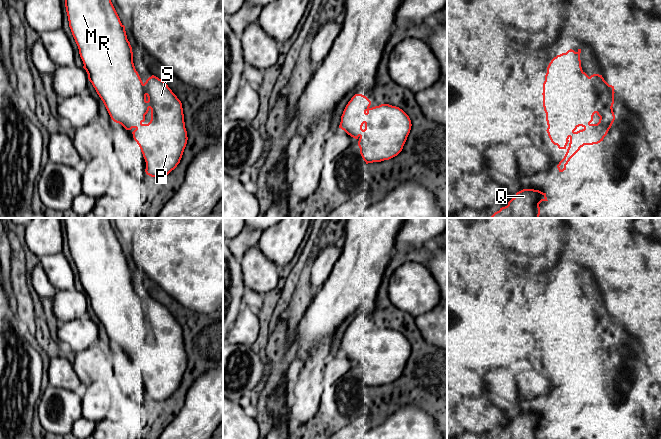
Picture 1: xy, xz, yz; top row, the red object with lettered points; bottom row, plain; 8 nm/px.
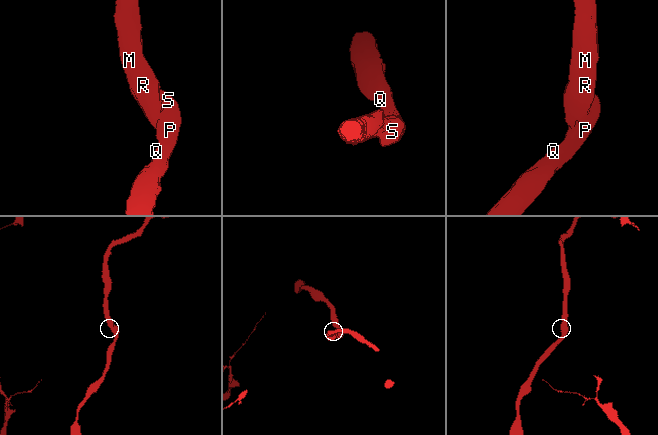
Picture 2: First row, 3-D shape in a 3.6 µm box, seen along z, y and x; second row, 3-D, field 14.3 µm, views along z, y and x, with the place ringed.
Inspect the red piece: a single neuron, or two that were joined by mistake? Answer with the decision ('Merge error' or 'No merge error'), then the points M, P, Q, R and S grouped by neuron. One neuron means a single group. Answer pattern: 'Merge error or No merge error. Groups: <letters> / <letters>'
No merge error. Groups: M P Q R S

